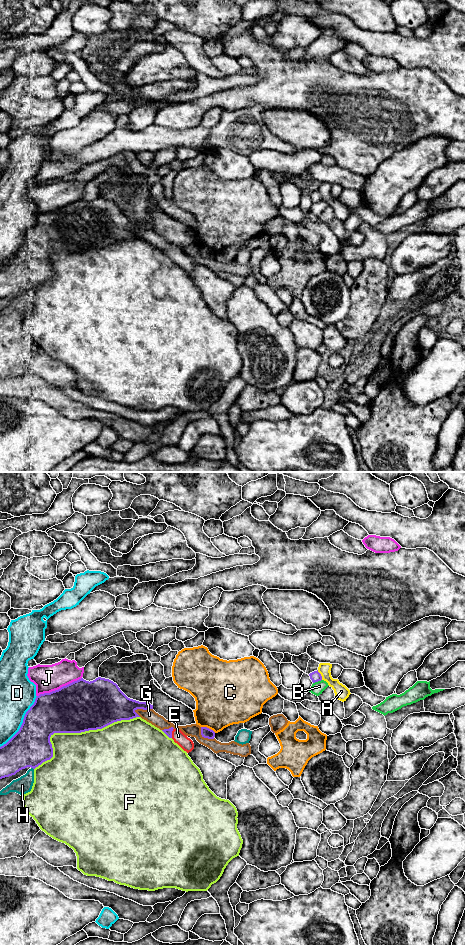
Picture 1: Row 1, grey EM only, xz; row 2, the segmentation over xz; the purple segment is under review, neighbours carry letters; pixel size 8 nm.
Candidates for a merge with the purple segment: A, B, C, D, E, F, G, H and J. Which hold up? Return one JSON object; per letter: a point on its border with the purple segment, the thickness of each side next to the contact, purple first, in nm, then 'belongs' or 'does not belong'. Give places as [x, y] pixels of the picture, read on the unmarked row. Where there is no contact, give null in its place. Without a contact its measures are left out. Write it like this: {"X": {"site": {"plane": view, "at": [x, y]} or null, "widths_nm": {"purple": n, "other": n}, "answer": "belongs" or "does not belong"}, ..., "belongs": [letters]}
{"A": {"site": {"plane": "xz", "at": [320, 195]}, "widths_nm": {"purple": 90, "other": 110}, "answer": "does not belong"}, "B": {"site": {"plane": "xz", "at": [317, 201]}, "widths_nm": {"purple": 90, "other": 100}, "answer": "does not belong"}, "C": {"site": {"plane": "xz", "at": [208, 248]}, "widths_nm": {"purple": 80, "other": 420}, "answer": "does not belong"}, "D": {"site": {"plane": "xz", "at": [23, 242]}, "widths_nm": {"purple": 320, "other": 280}, "answer": "does not belong"}, "E": {"site": {"plane": "xz", "at": [171, 253]}, "widths_nm": {"purple": 60, "other": 100}, "answer": "belongs"}, "F": {"site": {"plane": "xz", "at": [76, 252]}, "widths_nm": {"purple": 400, "other": 480}, "answer": "does not belong"}, "G": {"site": {"plane": "xz", "at": [143, 229]}, "widths_nm": {"purple": 260, "other": 100}, "answer": "does not belong"}, "H": {"site": {"plane": "xz", "at": [32, 287]}, "widths_nm": {"purple": 320, "other": 140}, "answer": "does not belong"}, "J": {"site": {"plane": "xz", "at": [60, 208]}, "widths_nm": {"purple": 400, "other": 220}, "answer": "does not belong"}, "belongs": ["E"]}

